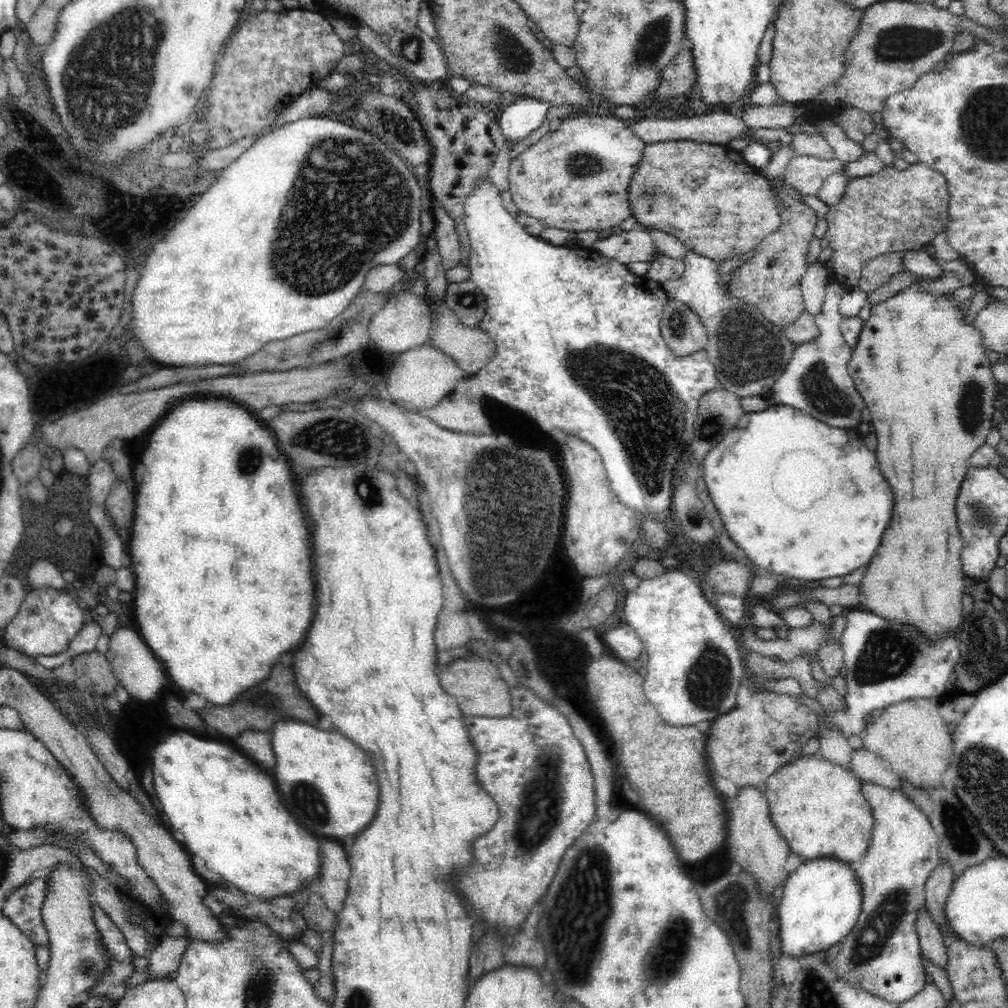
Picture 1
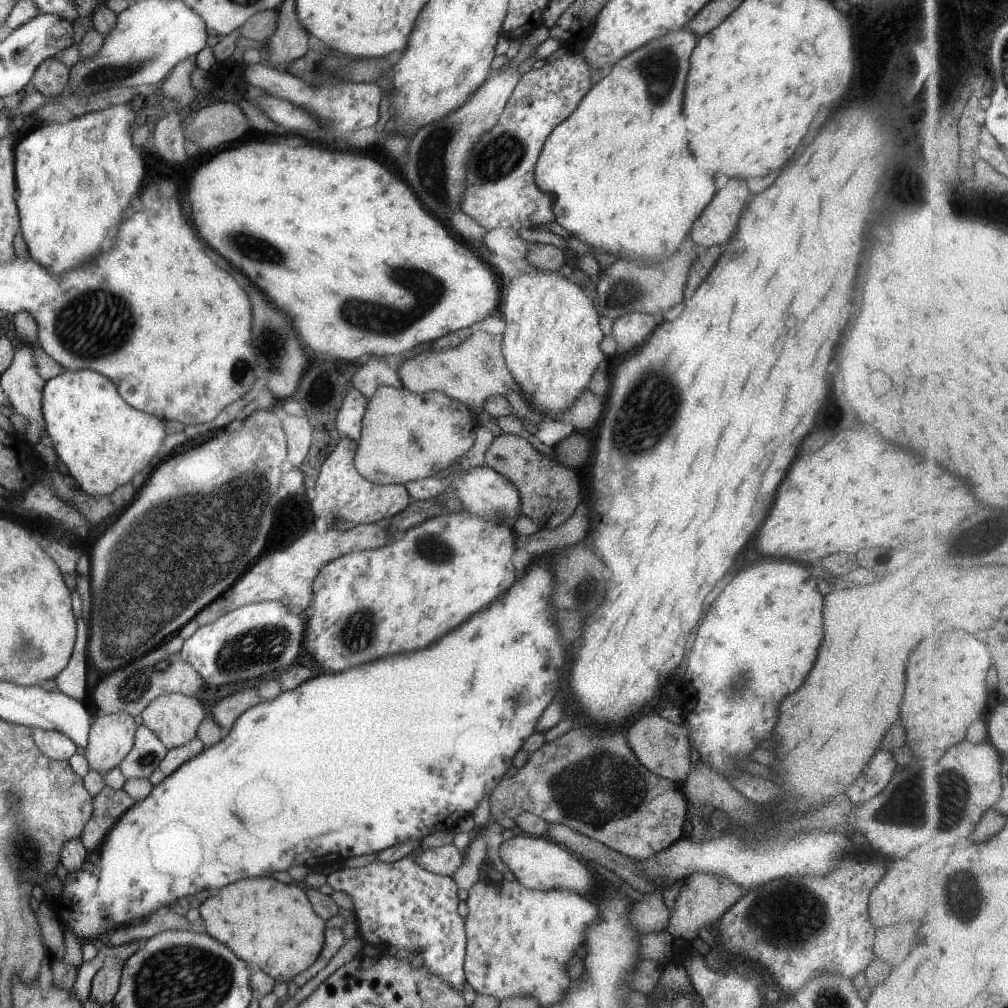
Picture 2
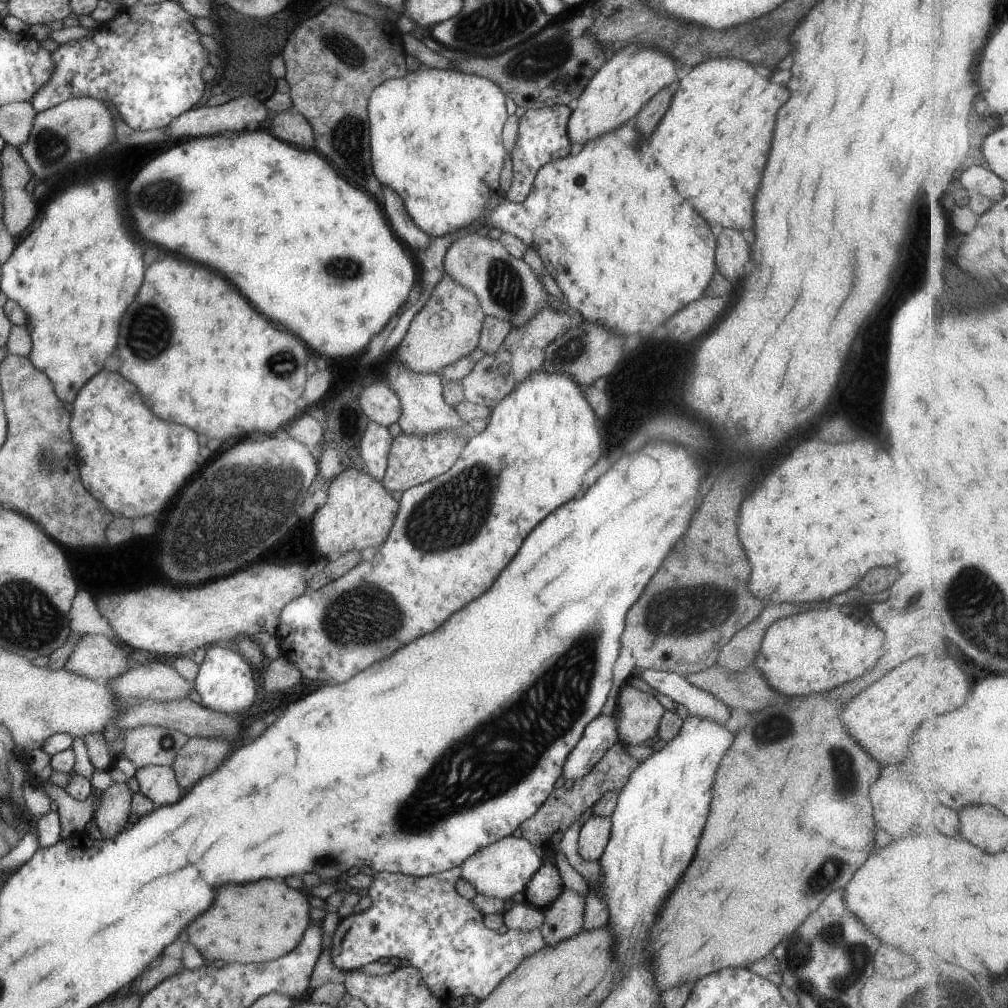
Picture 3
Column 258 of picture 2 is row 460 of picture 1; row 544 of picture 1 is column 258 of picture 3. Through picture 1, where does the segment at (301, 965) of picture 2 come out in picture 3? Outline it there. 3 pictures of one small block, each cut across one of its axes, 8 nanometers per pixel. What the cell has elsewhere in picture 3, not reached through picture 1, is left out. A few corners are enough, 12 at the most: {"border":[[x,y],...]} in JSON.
{"border":[[221,886],[187,926],[205,960],[266,963],[297,946],[303,894]]}

